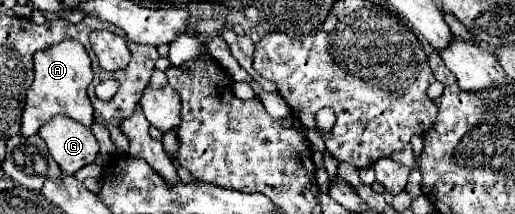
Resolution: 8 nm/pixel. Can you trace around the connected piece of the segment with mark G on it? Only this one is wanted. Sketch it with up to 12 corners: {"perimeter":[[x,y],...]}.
{"perimeter":[[67,115],[49,119],[37,135],[69,175],[93,163],[99,143]]}

